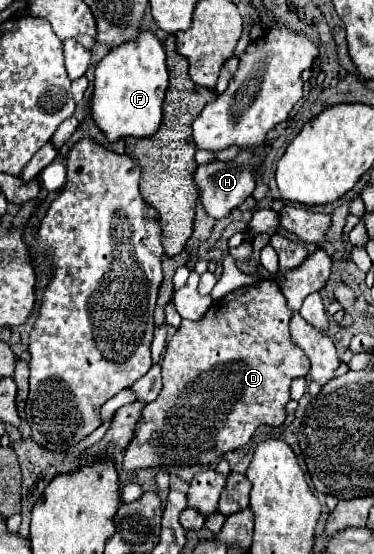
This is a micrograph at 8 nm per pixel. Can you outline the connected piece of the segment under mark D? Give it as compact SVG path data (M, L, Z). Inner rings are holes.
M259 280L253 286L239 288L213 302L207 314L197 320L183 320L163 354L163 390L155 402L145 404L137 420L133 440L123 458L123 470L141 468L175 468L175 466L209 466L223 458L225 452L237 450L249 442L257 426L281 426L285 406L291 400L289 386L297 376L307 376L309 360L297 348L289 334L291 310L275 280Z

